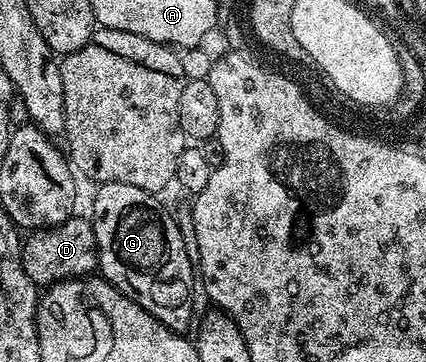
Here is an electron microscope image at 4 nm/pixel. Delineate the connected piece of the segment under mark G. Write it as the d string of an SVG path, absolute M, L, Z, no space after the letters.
M104 182L96 190L91 223L98 248L100 275L113 283L123 295L129 296L139 307L145 308L158 322L164 322L169 329L176 332L186 331L187 321L193 316L189 294L193 276L195 277L195 266L185 253L185 244L174 215L156 195L134 188L133 185Z

